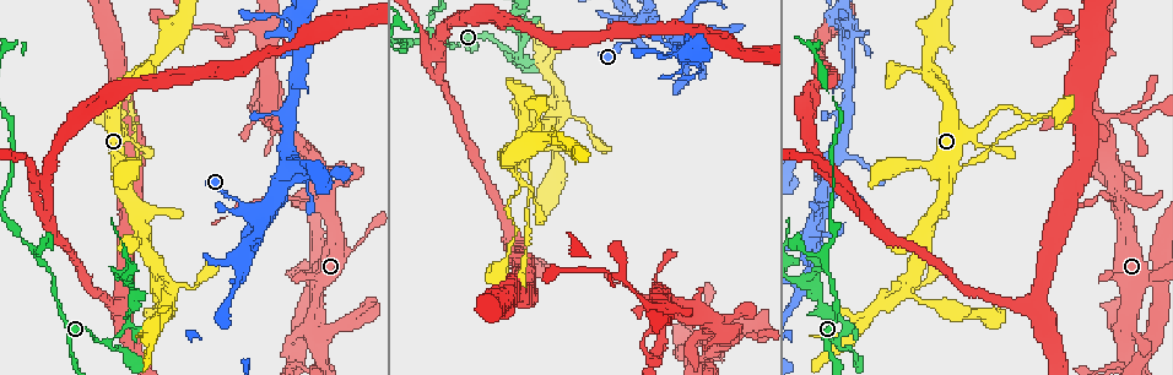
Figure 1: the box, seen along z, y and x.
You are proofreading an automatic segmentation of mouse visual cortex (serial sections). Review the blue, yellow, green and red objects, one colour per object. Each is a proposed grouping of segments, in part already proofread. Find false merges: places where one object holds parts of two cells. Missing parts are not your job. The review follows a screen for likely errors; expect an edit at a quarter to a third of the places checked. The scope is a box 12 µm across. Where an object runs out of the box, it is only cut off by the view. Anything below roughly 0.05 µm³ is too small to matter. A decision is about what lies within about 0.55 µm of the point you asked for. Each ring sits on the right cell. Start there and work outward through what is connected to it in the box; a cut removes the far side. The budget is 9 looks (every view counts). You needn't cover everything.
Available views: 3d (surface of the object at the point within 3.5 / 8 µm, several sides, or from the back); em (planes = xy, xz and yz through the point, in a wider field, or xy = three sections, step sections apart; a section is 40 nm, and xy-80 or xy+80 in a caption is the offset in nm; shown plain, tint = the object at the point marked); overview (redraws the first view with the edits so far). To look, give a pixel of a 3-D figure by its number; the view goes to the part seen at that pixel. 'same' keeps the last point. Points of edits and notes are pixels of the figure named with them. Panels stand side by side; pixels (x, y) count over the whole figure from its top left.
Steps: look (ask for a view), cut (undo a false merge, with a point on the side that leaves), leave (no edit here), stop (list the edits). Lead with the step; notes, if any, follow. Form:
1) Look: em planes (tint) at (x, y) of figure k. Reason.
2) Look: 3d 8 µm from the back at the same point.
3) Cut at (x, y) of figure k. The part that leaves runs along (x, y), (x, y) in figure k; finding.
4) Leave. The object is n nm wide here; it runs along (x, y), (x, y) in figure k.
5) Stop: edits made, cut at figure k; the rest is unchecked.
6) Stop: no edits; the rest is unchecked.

Look: 3d 3.5 µm at (40, 261) of figure 1. A fork.

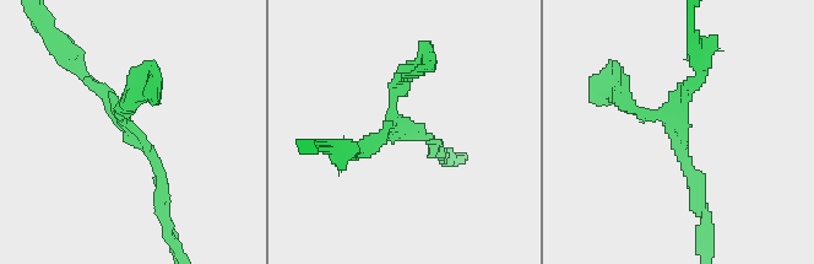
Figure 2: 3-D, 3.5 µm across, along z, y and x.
Look: em planes (plain) at (677, 125) of figure 2.

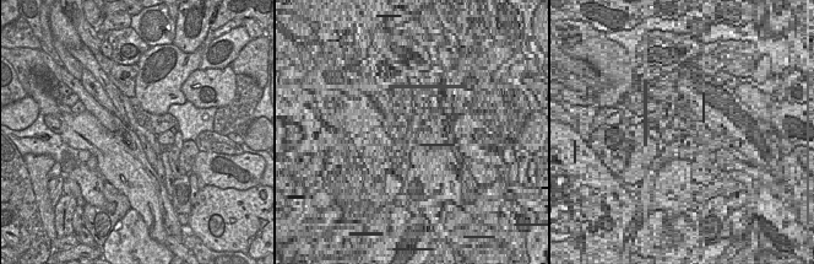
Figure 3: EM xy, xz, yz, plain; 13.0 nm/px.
Look: em planes (tint) at the same point.

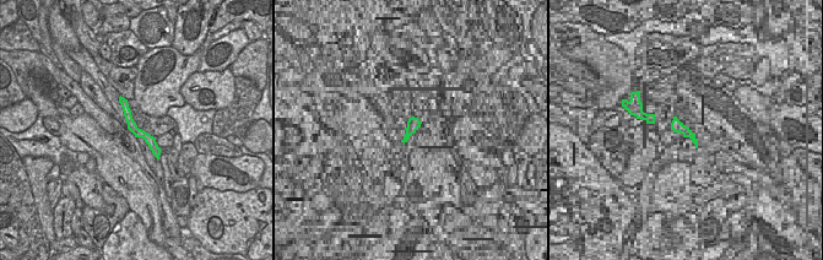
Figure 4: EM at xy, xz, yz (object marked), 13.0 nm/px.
Leave. The object is 130 nm wide here; it runs along (122, 99), (131, 125), (157, 153) in figure 4; one cell here.

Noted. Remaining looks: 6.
Look: 3d 3.5 µm at (509, 210) of figure 1. Abrupt turn.

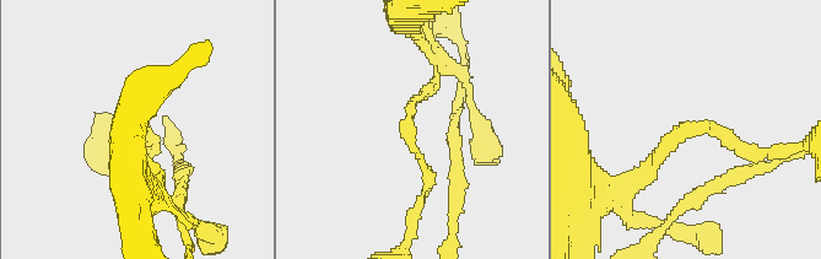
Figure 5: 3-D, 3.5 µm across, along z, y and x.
Look: em xy step 3 (tint) at (408, 131) of figure 5.

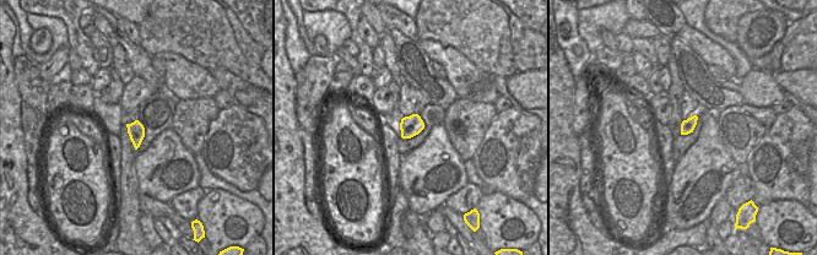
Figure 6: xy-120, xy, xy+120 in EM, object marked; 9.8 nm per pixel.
Look: em xy step 2 (tint) at the same point.

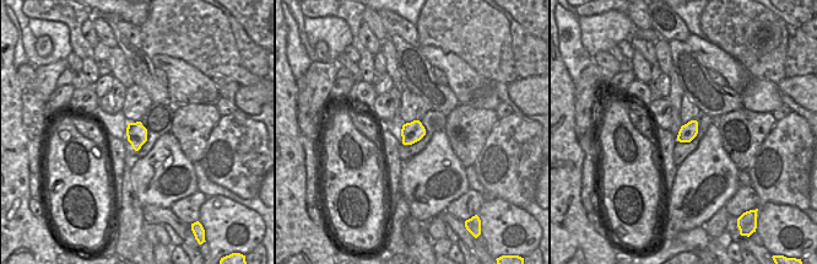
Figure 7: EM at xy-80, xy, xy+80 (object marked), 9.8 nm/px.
Leave. It runs along (637, 183), (684, 130), (716, 130), (756, 154) in figure 5; all the same cell.

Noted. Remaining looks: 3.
Look: 3d 3.5 µm at (501, 46) of figure 1. Three arms meet.

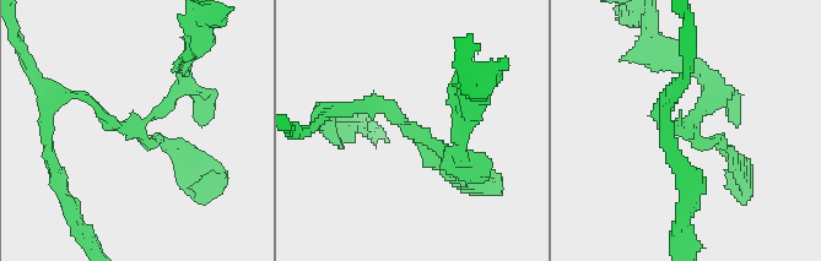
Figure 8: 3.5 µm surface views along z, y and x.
Look: em xy step 5 (tint) at (410, 125) of figure 8. Now the EM.

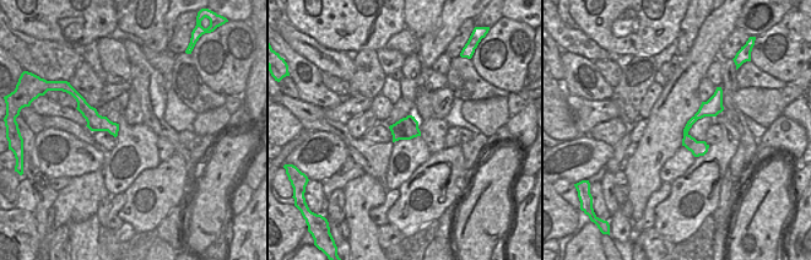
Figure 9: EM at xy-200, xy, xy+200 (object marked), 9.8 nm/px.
Cut at (178, 88) of figure 8. A second cell is stuck on.

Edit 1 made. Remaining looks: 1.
Stop: edits made, cut at figure 8; the rest is unchecked.

